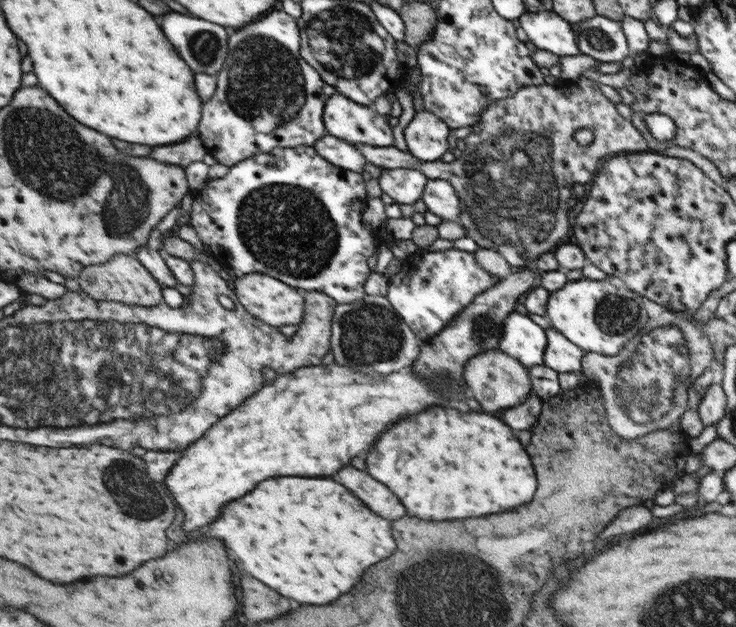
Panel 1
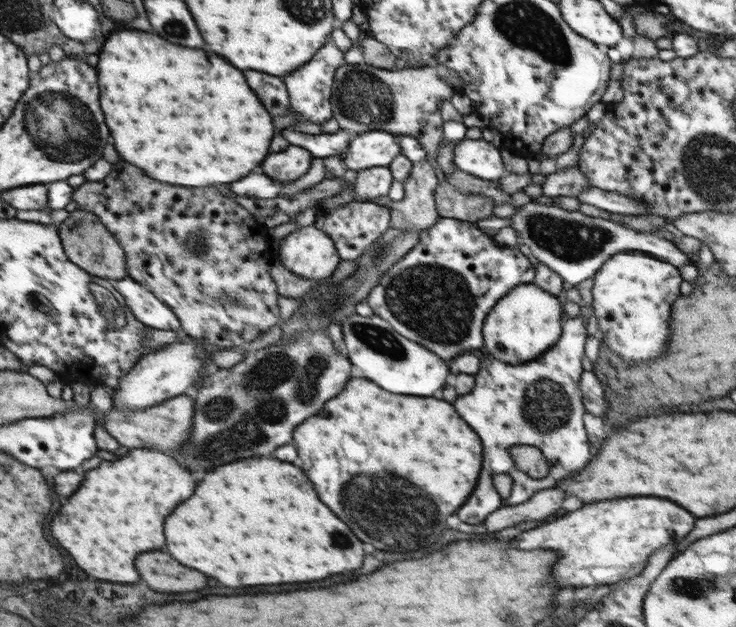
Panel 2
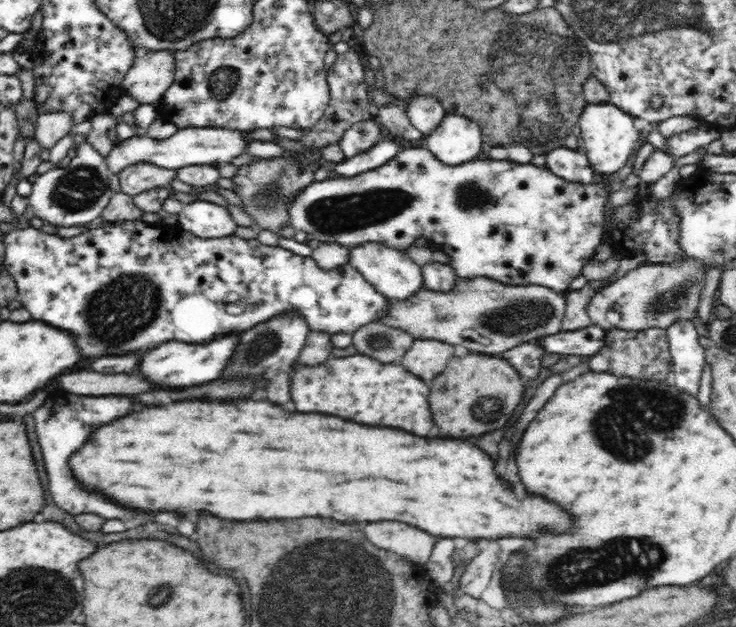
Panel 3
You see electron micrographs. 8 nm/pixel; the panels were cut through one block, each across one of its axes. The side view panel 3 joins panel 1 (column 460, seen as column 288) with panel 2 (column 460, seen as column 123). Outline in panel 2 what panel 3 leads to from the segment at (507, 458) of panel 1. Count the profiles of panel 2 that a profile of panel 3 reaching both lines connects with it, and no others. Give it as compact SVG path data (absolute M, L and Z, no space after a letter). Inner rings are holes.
M365 378L347 380L347 388L343 388L343 392L339 392L339 396L329 400L325 404L325 408L321 412L317 412L315 416L311 416L307 422L299 424L299 428L295 430L295 444L299 446L303 470L307 472L307 476L311 476L311 482L315 484L315 488L319 488L319 496L323 496L323 502L333 512L339 512L339 520L347 520L347 524L351 524L351 532L355 532L355 536L359 536L359 540L375 546L377 550L385 550L385 552L409 552L409 550L419 550L419 548L425 548L425 546L437 542L441 536L441 530L445 530L447 516L453 514L463 504L463 500L469 496L469 492L473 490L475 476L479 474L479 464L481 464L479 438L455 414L451 404L447 404L443 400L435 400L435 398L389 394Z

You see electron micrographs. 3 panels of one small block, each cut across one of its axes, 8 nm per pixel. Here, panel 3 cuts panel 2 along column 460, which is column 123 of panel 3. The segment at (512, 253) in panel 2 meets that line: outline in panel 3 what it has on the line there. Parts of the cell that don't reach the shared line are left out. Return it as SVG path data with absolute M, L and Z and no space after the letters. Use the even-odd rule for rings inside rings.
M143 219L137 221L131 220L123 220L123 221L104 221L99 228L96 229L88 229L86 232L83 232L81 235L75 236L74 238L62 238L58 236L55 232L44 232L39 229L37 223L33 223L31 226L25 229L18 229L15 231L11 231L4 236L3 240L6 242L5 246L5 256L4 256L4 268L12 275L14 281L17 286L17 305L24 307L29 313L31 318L34 320L40 320L42 323L48 322L48 324L52 324L52 326L56 326L56 328L60 328L60 330L66 330L66 332L70 332L70 334L74 334L74 336L78 336L76 340L78 340L78 350L80 350L80 354L84 354L84 356L120 356L120 352L140 352L140 350L146 350L146 348L154 348L156 344L162 344L162 342L168 342L168 340L184 340L184 342L204 342L204 340L212 340L212 338L216 338L216 336L222 336L231 334L232 332L240 332L247 331L251 329L253 326L257 324L266 322L267 320L274 319L275 316L286 314L288 311L298 311L309 324L311 331L316 332L326 332L328 334L338 334L338 333L346 333L352 334L356 332L360 327L363 327L365 324L374 322L379 320L380 318L386 317L386 312L390 310L390 300L384 295L380 294L370 283L368 283L362 275L350 263L346 263L340 266L338 269L324 270L316 264L316 261L312 259L311 256L298 256L290 252L290 250L286 250L280 246L264 246L257 239L242 239L238 236L225 236L225 237L199 237L194 236L191 232L188 232L180 227L172 227L166 226L164 222L159 222L155 226L148 225L143 221ZM230 306L238 306L240 308L240 312L238 314L234 314L234 312L230 312L228 308Z

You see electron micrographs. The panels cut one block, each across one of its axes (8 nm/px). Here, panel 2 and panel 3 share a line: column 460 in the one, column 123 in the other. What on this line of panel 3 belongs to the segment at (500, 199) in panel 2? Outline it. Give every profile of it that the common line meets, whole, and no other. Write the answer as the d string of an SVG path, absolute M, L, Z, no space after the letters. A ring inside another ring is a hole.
M148 163L130 165L118 174L121 191L131 197L156 187L167 187L174 180L174 170L158 168Z

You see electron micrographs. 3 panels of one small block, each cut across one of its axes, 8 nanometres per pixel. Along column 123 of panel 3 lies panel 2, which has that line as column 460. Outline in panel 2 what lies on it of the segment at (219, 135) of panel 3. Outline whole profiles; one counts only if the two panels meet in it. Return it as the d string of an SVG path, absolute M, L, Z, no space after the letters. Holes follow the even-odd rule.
M466 140L455 142L453 149L453 164L461 172L481 180L497 181L503 174L503 162L499 150L489 146L485 140Z

